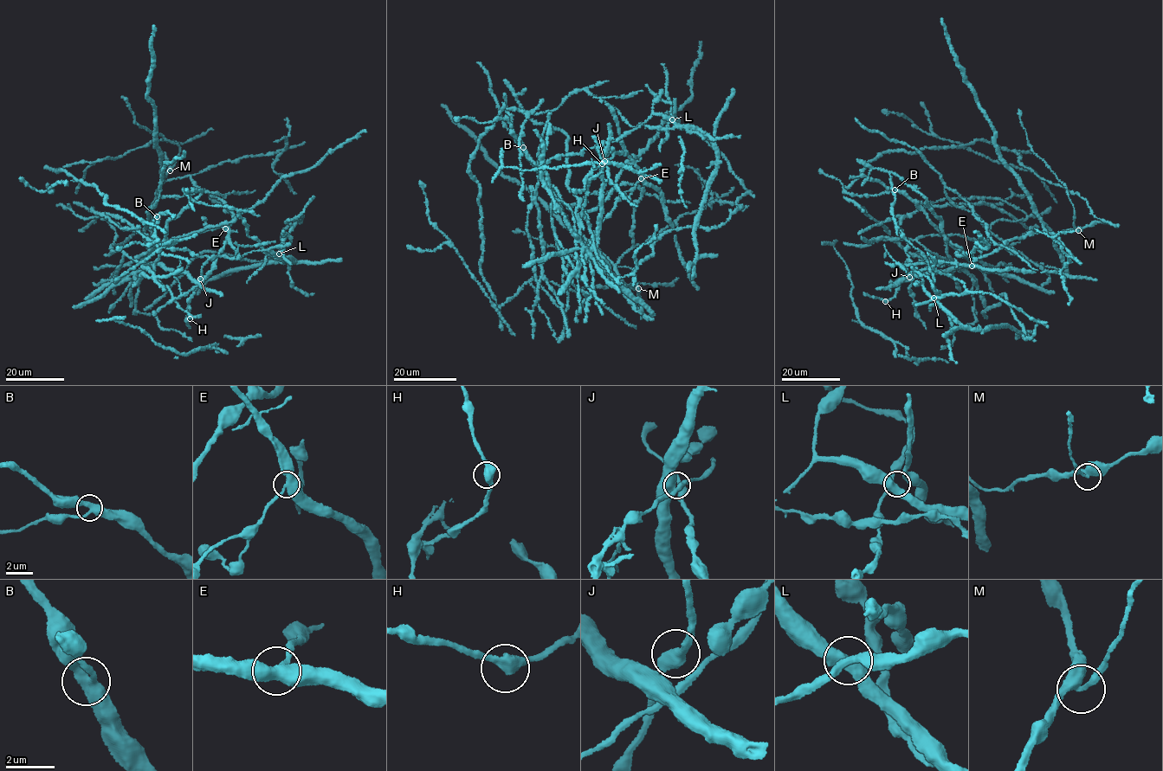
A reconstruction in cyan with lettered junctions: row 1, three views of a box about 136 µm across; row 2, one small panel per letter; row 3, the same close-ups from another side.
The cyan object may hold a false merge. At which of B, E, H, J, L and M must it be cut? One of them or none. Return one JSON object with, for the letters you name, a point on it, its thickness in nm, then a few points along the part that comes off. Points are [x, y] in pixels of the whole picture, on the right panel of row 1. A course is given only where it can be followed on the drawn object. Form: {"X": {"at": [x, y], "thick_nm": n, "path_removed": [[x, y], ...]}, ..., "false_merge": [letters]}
{"M": {"at": [1078, 230], "thick_nm": 400, "path_removed": [[1077, 231], [1074, 224], [1074, 208], [1065, 186], [1033, 151], [1017, 108]]}, "false_merge": ["M"]}

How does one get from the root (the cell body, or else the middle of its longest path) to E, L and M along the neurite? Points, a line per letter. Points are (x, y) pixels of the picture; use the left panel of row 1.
E: (195, 280), (201, 282), (209, 273), (225, 244), (229, 233), (225, 228)
L: (195, 280), (172, 300), (153, 272), (166, 222), (201, 193), (184, 189), (234, 208), (248, 235), (279, 253)
M: (195, 280), (140, 259), (151, 252), (144, 229), (160, 189), (224, 196), (190, 176), (160, 188), (170, 170)

